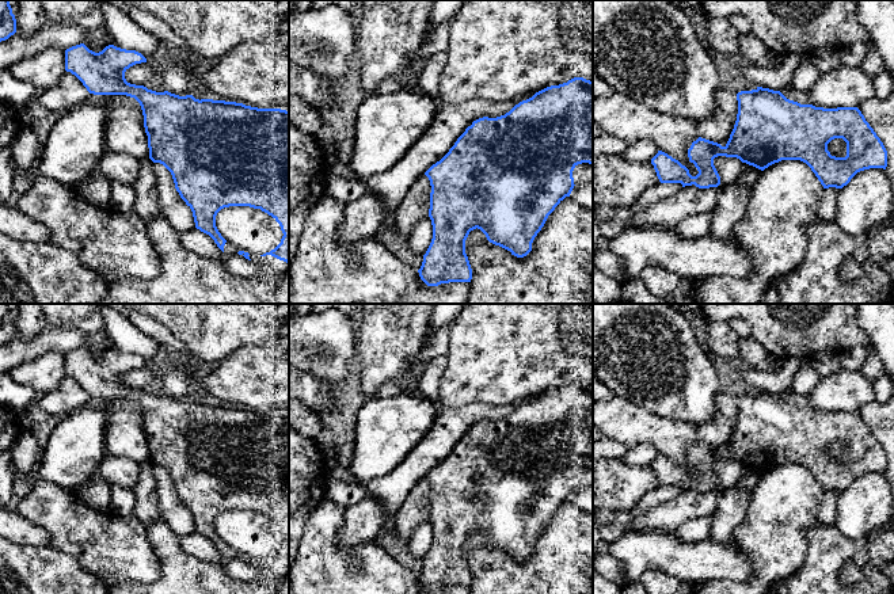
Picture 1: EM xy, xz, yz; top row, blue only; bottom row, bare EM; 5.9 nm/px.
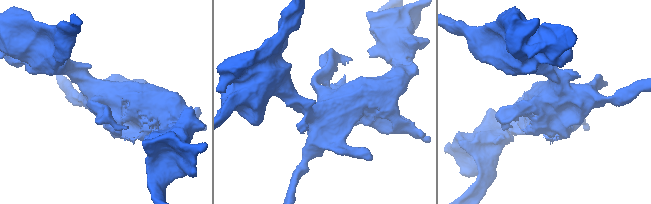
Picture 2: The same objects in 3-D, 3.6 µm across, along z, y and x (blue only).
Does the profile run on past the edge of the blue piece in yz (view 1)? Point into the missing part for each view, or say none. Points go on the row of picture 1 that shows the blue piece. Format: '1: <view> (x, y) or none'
1: none

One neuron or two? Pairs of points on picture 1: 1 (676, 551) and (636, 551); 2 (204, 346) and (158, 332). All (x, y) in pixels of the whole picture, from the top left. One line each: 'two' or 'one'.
1: one
2: two

